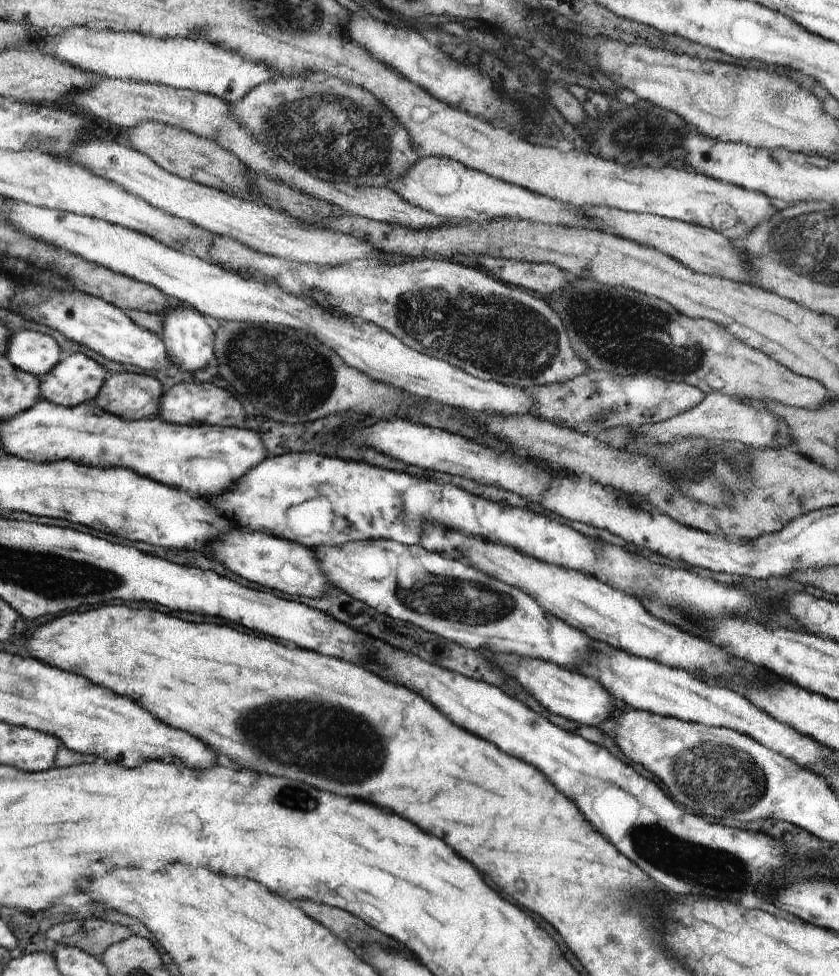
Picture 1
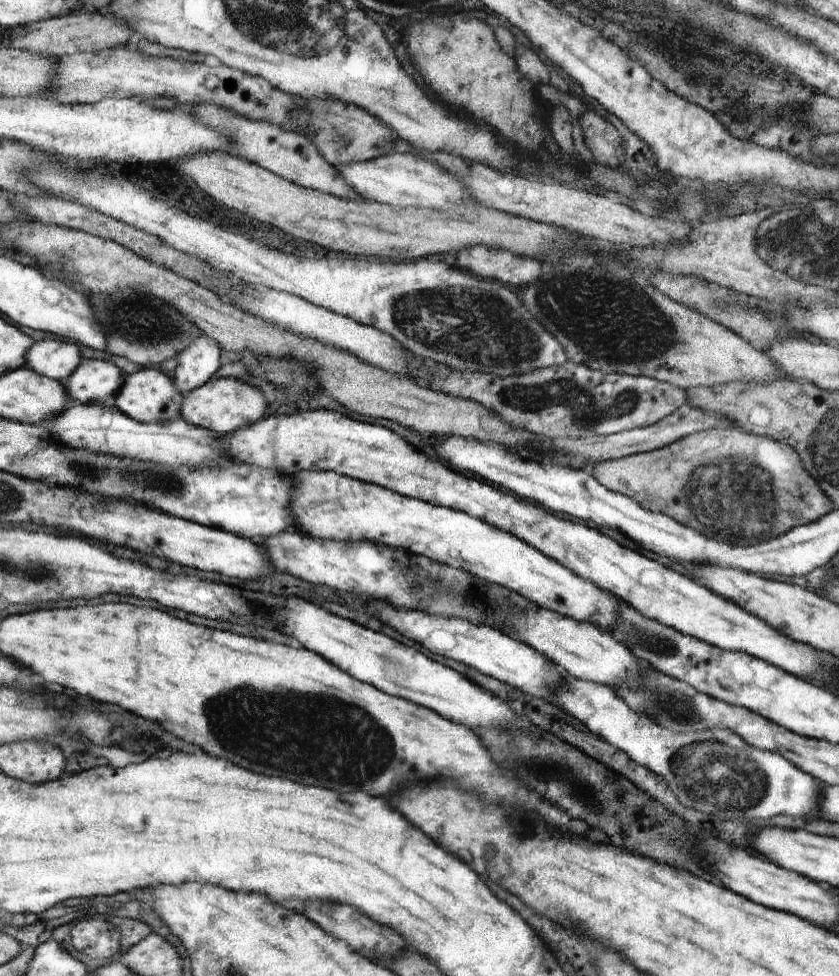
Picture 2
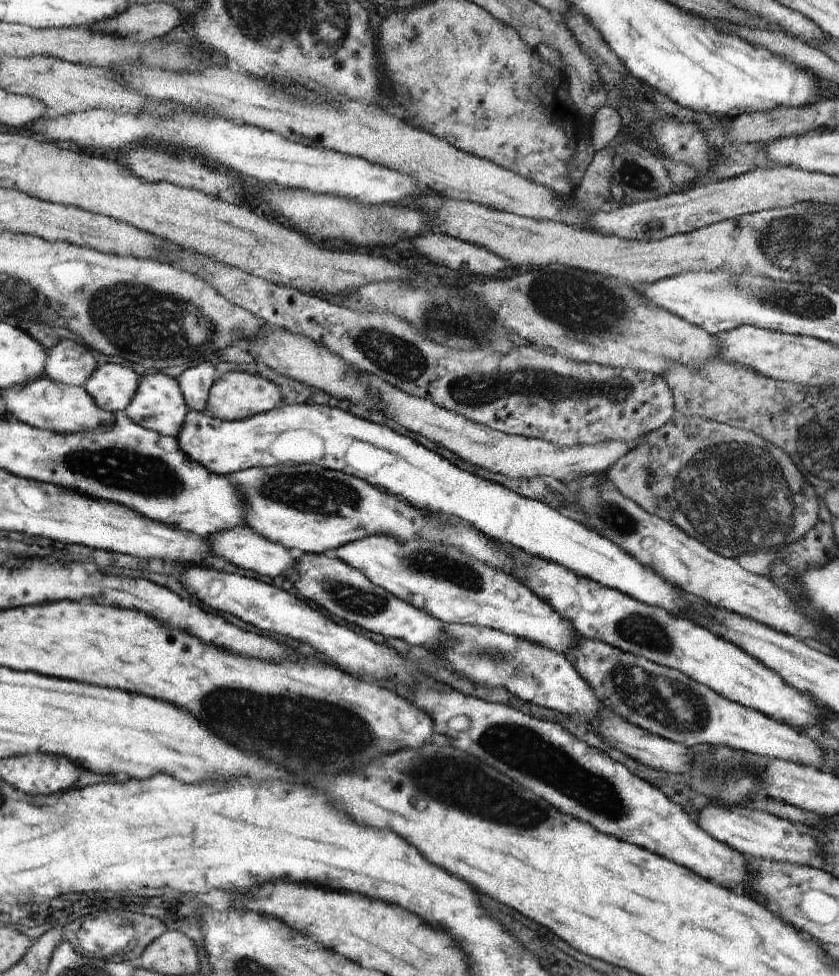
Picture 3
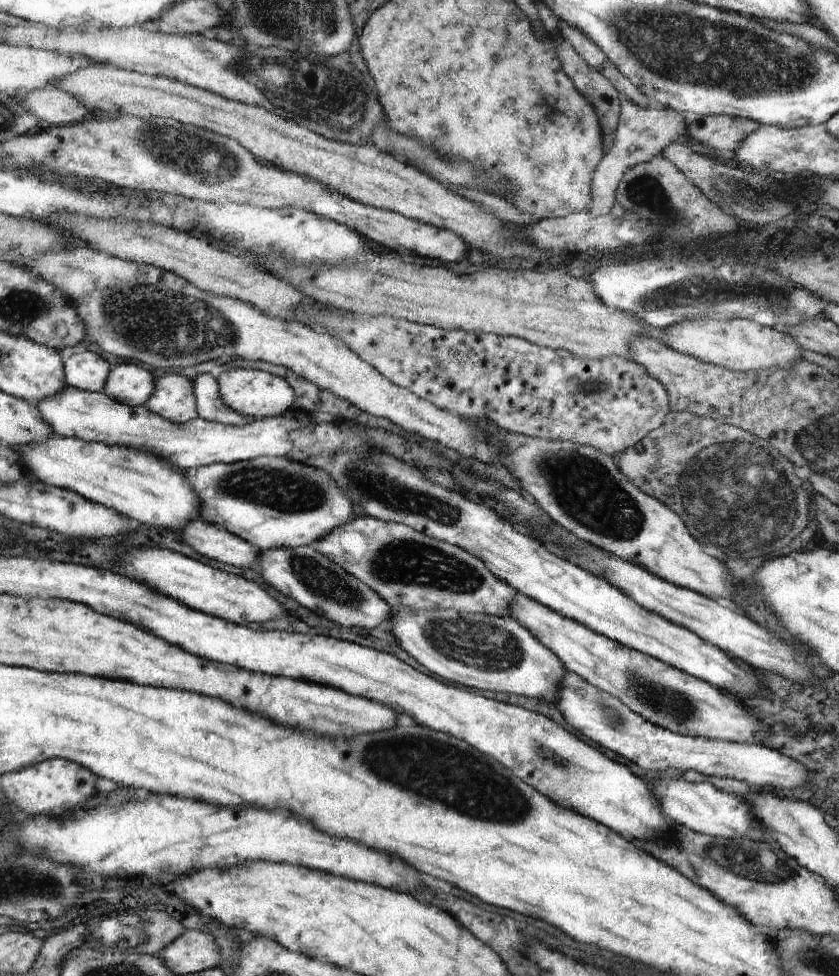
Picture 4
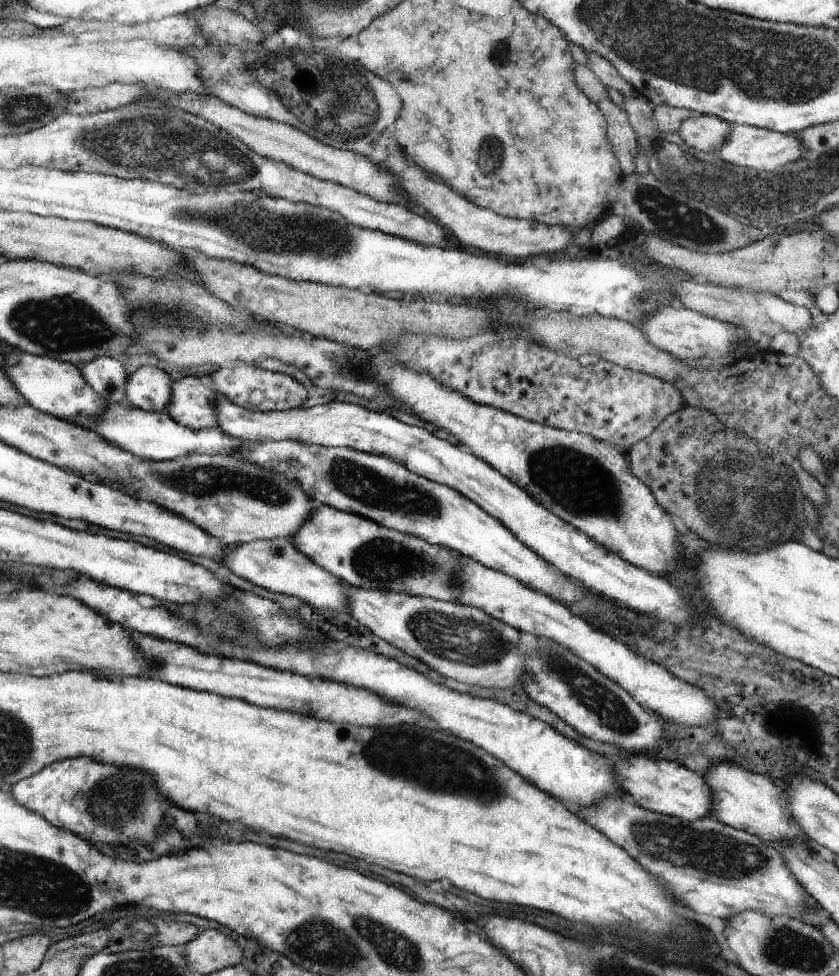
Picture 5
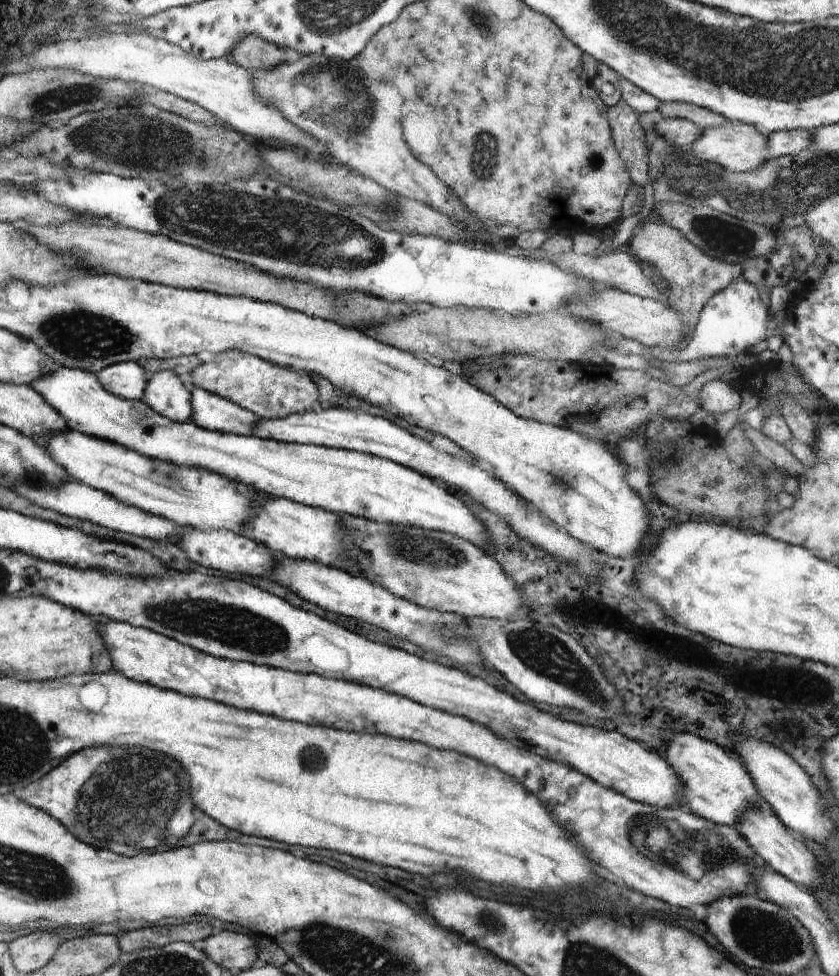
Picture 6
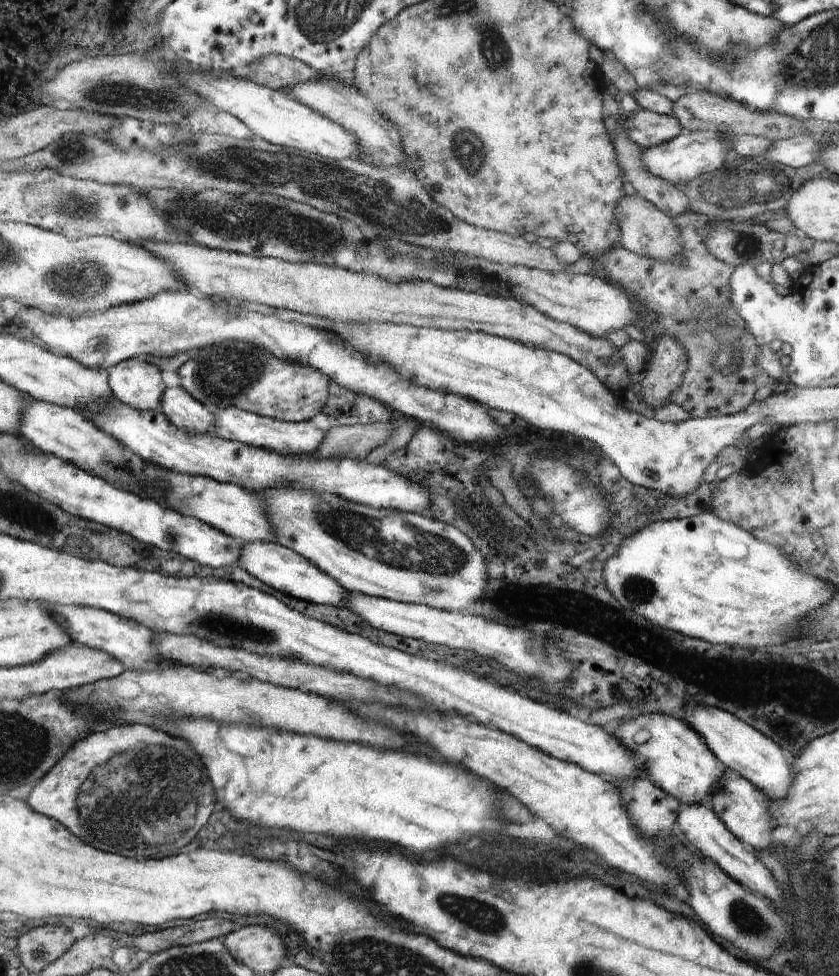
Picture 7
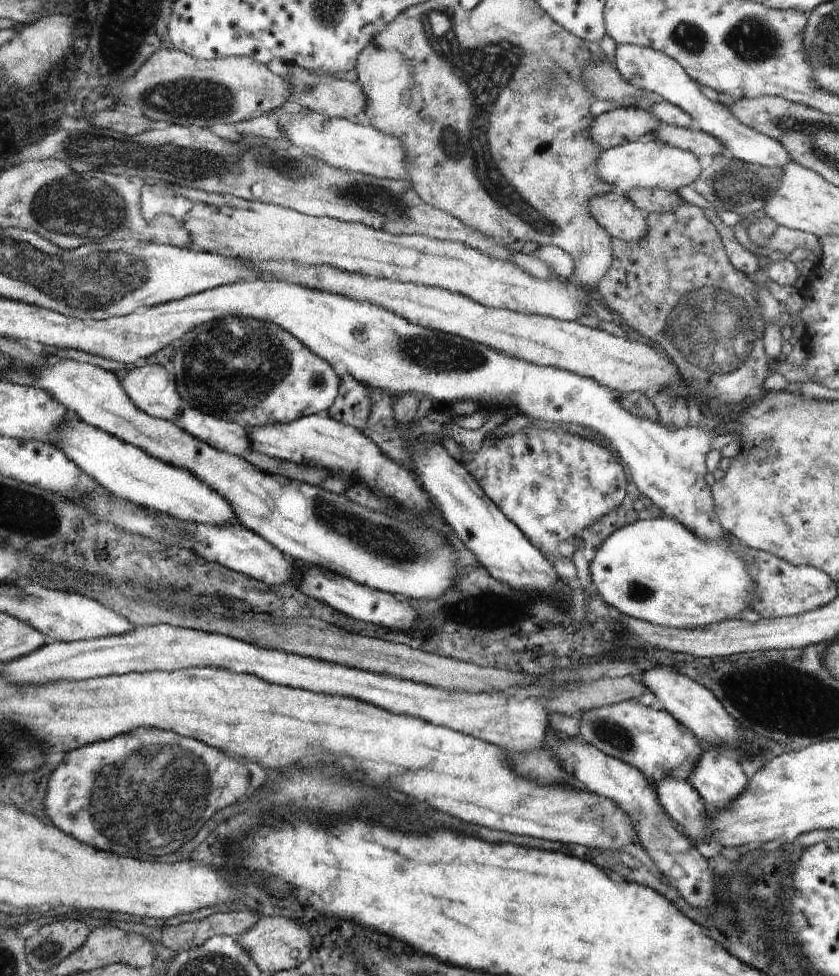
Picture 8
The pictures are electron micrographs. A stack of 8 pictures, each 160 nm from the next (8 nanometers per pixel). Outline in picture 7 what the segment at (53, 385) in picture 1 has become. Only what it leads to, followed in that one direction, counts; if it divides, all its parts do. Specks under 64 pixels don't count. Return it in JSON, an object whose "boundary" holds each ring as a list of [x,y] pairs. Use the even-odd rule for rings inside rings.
{"boundary":[[[181,385],[166,388],[160,410],[177,428],[192,434],[215,436],[216,418],[213,412],[183,390]]]}

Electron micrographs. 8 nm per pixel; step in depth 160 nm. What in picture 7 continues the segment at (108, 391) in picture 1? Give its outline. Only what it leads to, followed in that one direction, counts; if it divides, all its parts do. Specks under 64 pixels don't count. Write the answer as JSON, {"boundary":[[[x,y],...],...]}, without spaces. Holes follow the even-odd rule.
{"boundary":[[[226,406],[226,408],[218,408],[218,412],[214,414],[216,418],[215,435],[225,440],[236,440],[247,446],[256,446],[268,452],[276,452],[276,454],[311,454],[315,452],[324,438],[324,432],[316,428],[312,421],[300,423],[288,423],[269,417],[262,417],[238,409],[236,406]]]}

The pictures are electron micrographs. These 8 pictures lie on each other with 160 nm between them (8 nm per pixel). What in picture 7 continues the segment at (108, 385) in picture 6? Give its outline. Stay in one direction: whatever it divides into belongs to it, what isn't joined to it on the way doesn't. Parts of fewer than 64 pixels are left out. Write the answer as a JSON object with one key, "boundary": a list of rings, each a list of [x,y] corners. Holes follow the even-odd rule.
{"boundary":[[[132,357],[108,370],[114,398],[137,411],[160,413],[166,386],[156,365]]]}

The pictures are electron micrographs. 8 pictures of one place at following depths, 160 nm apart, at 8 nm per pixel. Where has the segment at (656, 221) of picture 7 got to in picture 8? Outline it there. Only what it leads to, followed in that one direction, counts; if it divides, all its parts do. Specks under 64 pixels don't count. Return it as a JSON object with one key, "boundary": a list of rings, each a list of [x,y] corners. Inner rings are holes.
{"boundary":[[[600,194],[590,202],[590,214],[612,238],[626,242],[642,242],[646,238],[646,216],[626,195]]]}

